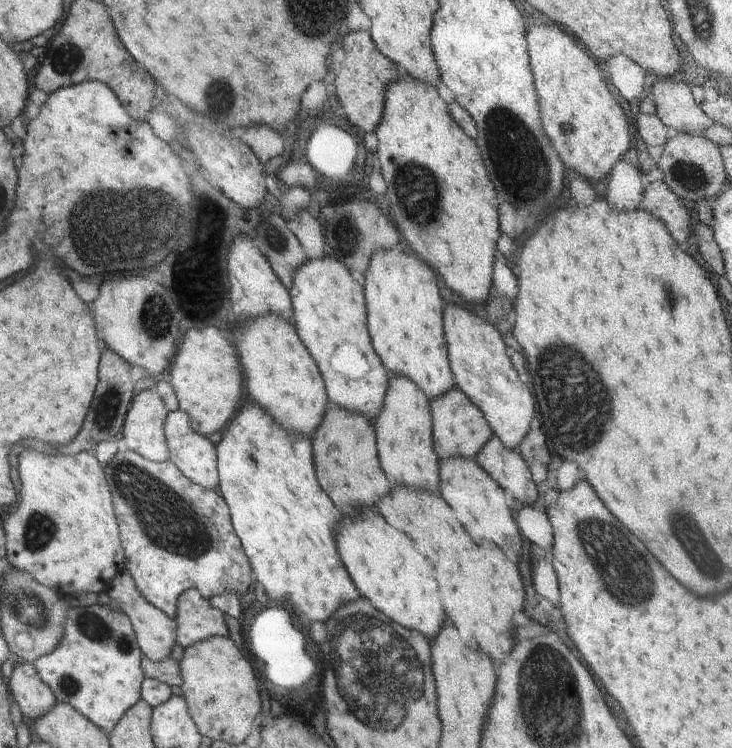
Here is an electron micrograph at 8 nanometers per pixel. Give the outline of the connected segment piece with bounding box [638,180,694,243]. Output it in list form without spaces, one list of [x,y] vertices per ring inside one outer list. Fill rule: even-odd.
[[[664,182],[648,183],[640,201],[640,210],[648,210],[650,214],[658,214],[666,224],[674,240],[686,242],[693,232],[693,214],[688,205],[676,196],[676,193]]]

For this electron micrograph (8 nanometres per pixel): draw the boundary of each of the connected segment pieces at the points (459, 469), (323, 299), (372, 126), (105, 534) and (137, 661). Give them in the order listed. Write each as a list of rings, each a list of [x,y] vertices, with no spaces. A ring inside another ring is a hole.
[[[448,457],[440,460],[440,482],[437,484],[438,490],[442,490],[442,498],[446,498],[446,502],[450,502],[450,506],[454,506],[454,510],[458,510],[458,518],[462,518],[462,526],[466,526],[466,530],[470,530],[470,534],[474,534],[474,538],[480,540],[492,540],[498,542],[498,546],[508,546],[512,548],[512,552],[520,552],[522,544],[520,544],[520,532],[516,528],[516,522],[506,506],[502,488],[498,482],[494,480],[476,462],[475,458],[464,457]]]
[[[328,250],[323,257],[308,258],[294,271],[290,298],[293,298],[291,322],[309,353],[318,358],[322,374],[326,374],[330,405],[346,406],[360,414],[370,414],[370,418],[376,416],[382,408],[388,376],[368,336],[362,284]]]
[[[366,30],[346,34],[344,52],[346,52],[346,60],[342,62],[342,66],[338,66],[336,80],[334,80],[336,94],[346,113],[345,117],[350,122],[354,126],[358,126],[362,132],[374,132],[382,120],[388,86],[394,81],[398,81],[403,76],[403,72],[398,64],[381,53],[377,43],[372,42],[372,38]]]
[[[26,450],[22,454],[22,466],[19,466],[21,482],[23,488],[21,490],[21,500],[11,510],[4,527],[7,532],[7,547],[9,548],[9,556],[13,566],[20,567],[21,569],[30,571],[43,585],[53,587],[64,598],[74,596],[73,592],[80,593],[82,591],[93,591],[94,594],[104,595],[110,590],[110,586],[113,585],[113,580],[126,569],[127,566],[127,554],[124,550],[124,542],[122,542],[122,536],[120,536],[120,522],[116,518],[116,508],[114,508],[114,498],[112,498],[112,488],[109,483],[109,478],[106,472],[104,472],[105,465],[100,463],[100,460],[95,454],[89,452],[81,452],[77,455],[64,455],[62,453],[54,454],[42,454],[42,452],[36,452],[36,450]]]
[[[100,603],[72,607],[61,645],[52,654],[34,662],[60,702],[75,706],[106,732],[120,725],[126,713],[143,699],[147,679],[143,669],[145,654],[132,621],[122,609],[110,610]]]

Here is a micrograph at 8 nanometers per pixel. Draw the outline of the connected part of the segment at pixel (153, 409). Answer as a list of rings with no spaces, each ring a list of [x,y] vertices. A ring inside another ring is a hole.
[[[144,389],[136,398],[123,430],[123,446],[147,459],[166,462],[171,458],[166,423],[169,407],[157,391]]]

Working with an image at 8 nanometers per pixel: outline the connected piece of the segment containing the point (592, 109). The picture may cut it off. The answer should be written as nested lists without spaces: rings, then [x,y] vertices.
[[[552,22],[530,28],[530,62],[534,62],[534,74],[538,74],[544,132],[560,160],[582,178],[606,178],[630,148],[630,136],[624,112],[608,92],[600,68]]]

